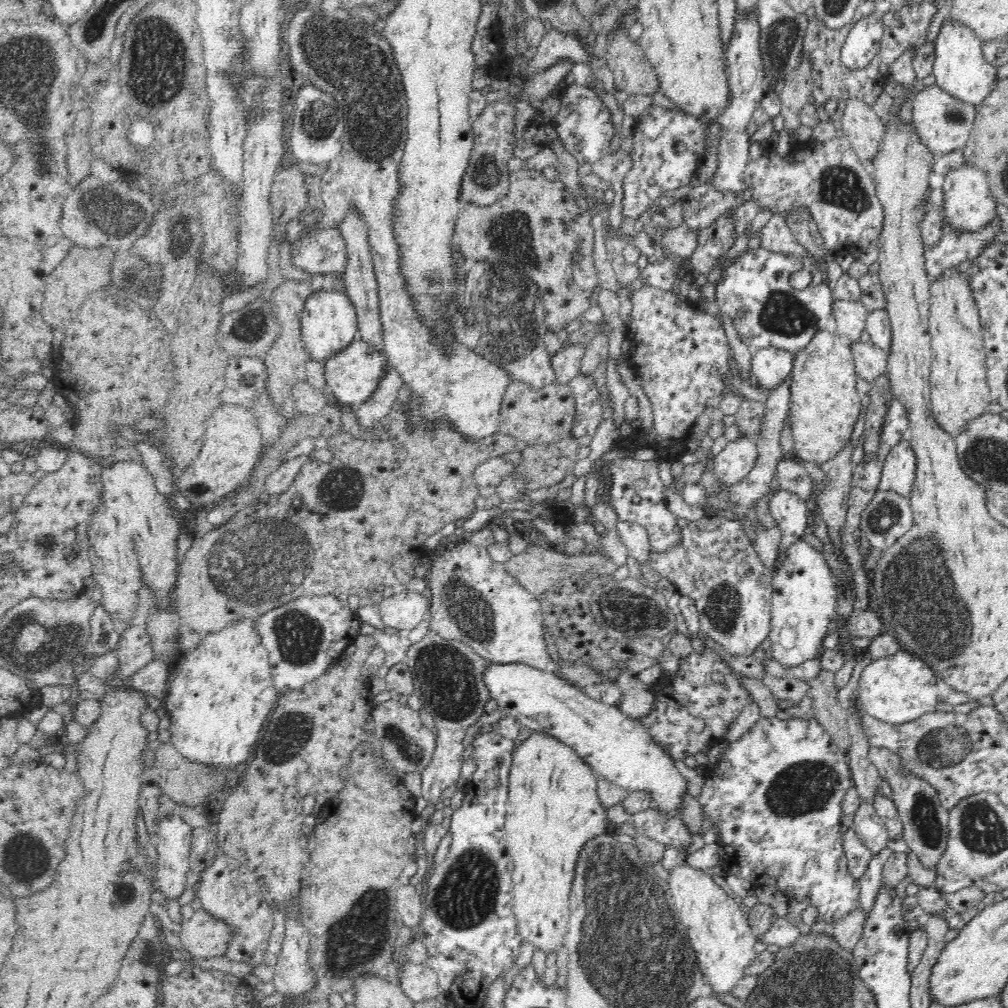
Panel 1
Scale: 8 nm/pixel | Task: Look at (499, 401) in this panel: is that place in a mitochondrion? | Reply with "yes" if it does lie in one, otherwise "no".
no

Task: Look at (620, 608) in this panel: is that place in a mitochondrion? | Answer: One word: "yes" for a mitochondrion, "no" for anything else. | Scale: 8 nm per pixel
yes

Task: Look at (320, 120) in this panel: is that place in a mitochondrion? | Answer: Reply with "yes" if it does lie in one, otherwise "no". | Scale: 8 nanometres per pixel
yes

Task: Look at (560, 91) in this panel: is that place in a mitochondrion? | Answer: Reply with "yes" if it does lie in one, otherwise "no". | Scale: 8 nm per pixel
no

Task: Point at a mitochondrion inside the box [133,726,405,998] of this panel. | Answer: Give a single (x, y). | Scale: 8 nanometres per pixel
(361, 931)

